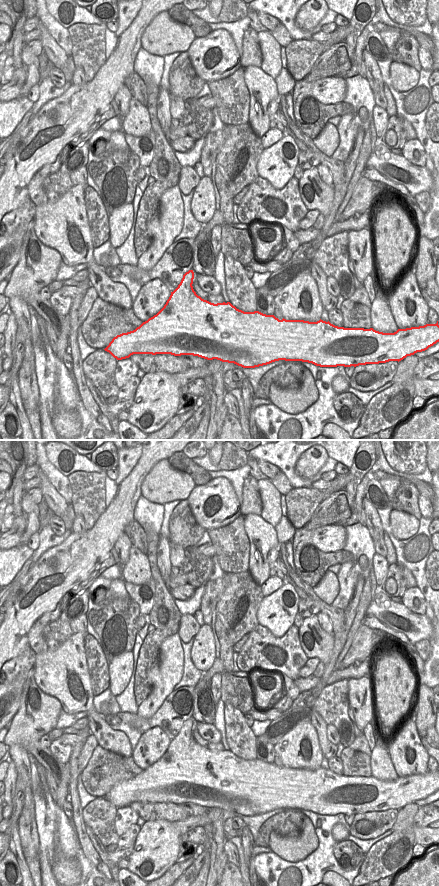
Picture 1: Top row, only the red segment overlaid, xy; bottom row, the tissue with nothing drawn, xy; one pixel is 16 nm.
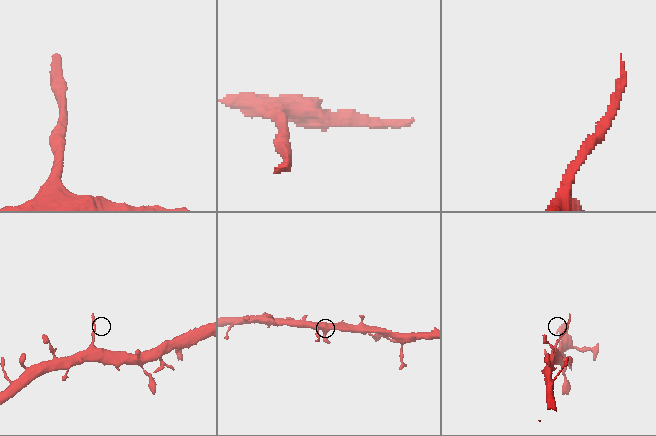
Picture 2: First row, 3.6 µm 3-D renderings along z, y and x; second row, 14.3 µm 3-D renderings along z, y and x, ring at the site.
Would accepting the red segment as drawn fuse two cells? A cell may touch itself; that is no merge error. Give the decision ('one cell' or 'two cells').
two cells

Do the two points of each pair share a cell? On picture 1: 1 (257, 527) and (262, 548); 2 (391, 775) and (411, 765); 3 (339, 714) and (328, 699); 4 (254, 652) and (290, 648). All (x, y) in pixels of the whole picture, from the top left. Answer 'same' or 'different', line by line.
1: same
2: different
3: same
4: same

